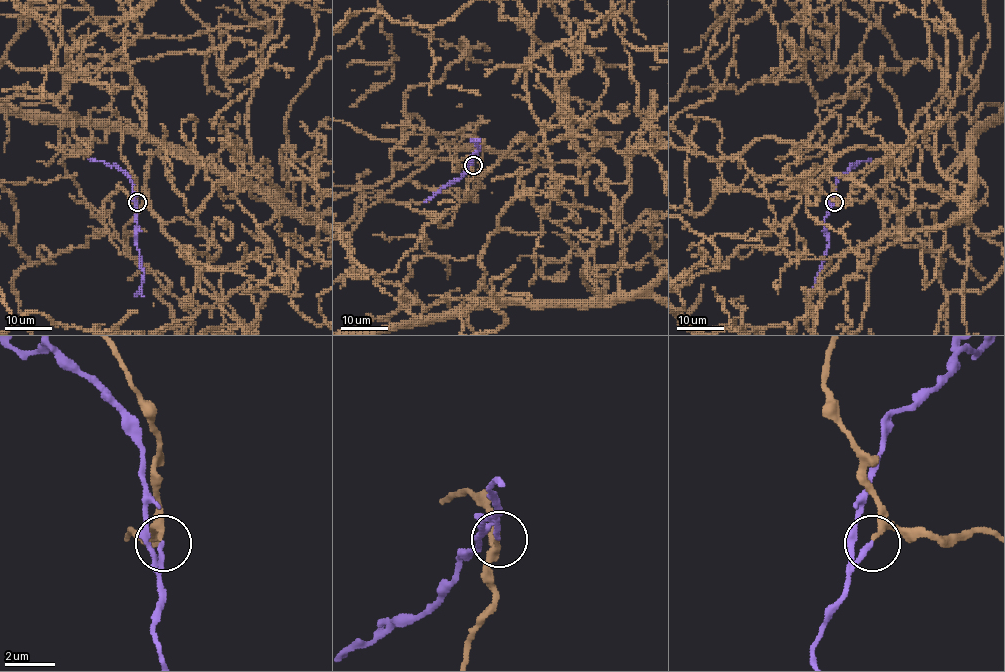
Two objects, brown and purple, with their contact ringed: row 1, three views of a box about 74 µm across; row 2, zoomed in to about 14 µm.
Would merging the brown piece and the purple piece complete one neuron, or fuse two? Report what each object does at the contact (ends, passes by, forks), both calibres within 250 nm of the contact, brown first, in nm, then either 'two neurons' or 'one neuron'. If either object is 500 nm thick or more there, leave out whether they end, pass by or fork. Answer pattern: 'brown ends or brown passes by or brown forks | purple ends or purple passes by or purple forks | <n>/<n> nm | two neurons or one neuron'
brown passes by | purple passes by | 200/140 nm | one neuron

